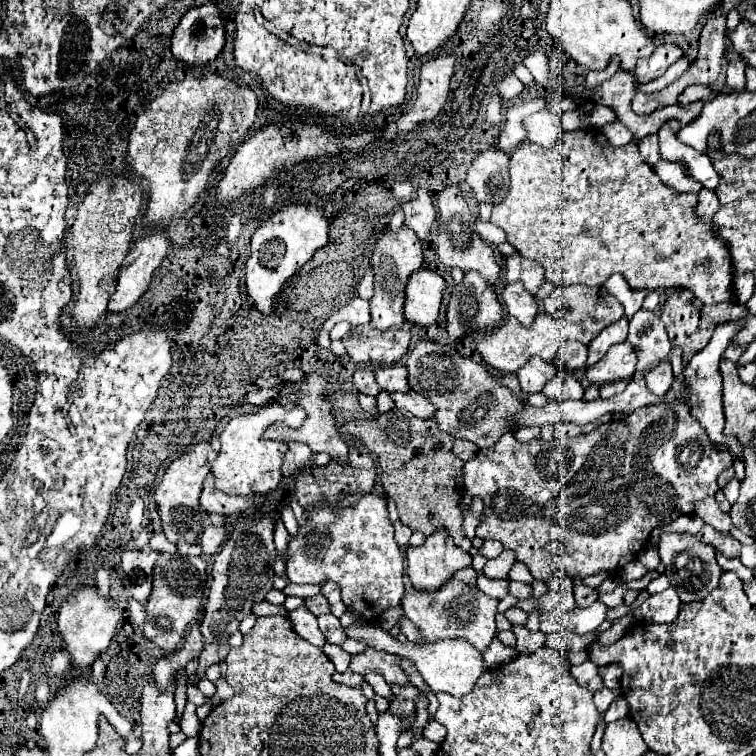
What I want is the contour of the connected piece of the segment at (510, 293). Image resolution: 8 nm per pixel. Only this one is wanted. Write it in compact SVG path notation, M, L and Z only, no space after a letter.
M514 281L502 289L502 301L506 305L508 315L516 317L524 327L530 327L534 317L538 315L538 303L532 293L526 293L524 285Z

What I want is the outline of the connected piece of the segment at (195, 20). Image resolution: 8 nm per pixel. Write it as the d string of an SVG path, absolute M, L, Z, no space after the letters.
M216 3L190 9L172 35L172 53L188 65L206 65L222 51L226 23Z

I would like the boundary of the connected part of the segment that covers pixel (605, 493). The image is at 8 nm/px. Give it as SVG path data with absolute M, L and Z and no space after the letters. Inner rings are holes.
M676 401L672 403L664 403L664 405L650 405L650 407L642 407L634 413L618 413L612 417L610 423L606 425L600 425L596 427L594 431L586 433L586 435L578 435L578 437L566 437L566 439L552 439L552 441L544 441L544 439L532 439L528 443L518 443L514 439L512 433L504 433L490 449L482 449L476 453L474 459L470 459L466 465L464 465L464 485L466 485L466 491L470 491L474 497L482 497L484 501L484 515L486 519L476 527L476 535L482 537L482 539L498 539L504 549L512 549L516 553L516 561L524 563L528 567L528 571L532 573L532 577L536 581L548 581L550 573L554 573L556 569L568 569L572 573L572 577L584 577L584 575L594 575L596 571L600 569L606 569L610 571L610 575L616 571L620 573L620 569L628 563L628 561L634 561L638 557L638 553L644 549L646 541L648 541L648 535L654 527L658 527L664 519L670 517L670 513L674 509L682 509L684 513L688 515L698 515L704 519L704 523L712 525L714 529L722 531L722 533L730 533L730 515L724 513L720 509L720 505L716 503L714 495L718 491L718 475L722 469L730 467L734 463L732 455L730 453L724 453L724 451L716 451L710 443L710 439L706 437L706 429L702 429L702 425L690 415L688 407L686 405L680 405ZM550 539L558 539L566 545L568 553L564 557L558 557L558 555L552 555L548 551L544 551L544 543L548 543Z

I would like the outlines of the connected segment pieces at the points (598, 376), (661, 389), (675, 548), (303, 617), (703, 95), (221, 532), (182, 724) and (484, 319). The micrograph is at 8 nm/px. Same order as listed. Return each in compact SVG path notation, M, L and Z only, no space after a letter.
M618 343L608 349L608 353L592 367L586 367L586 377L590 383L604 385L612 381L630 379L634 375L636 353L628 343Z
M662 361L658 363L654 369L650 369L646 373L646 383L648 383L648 389L656 395L666 395L670 385L674 383L674 375L672 375L672 365L670 361Z
M662 533L658 541L658 553L666 567L664 575L670 579L672 587L678 591L678 597L682 603L702 601L720 581L720 565L716 563L716 555L712 545L706 545L698 541L690 533Z
M298 607L294 611L290 611L290 621L292 621L292 627L294 631L306 639L308 643L316 645L316 647L322 647L326 643L326 639L322 637L322 633L318 631L318 625L316 625L316 617L306 609L306 607Z
M690 85L678 95L678 103L680 103L680 107L686 107L694 101L708 101L710 97L716 97L716 95L718 95L716 91L704 87L704 85Z
M214 525L204 527L202 537L200 537L202 553L204 553L204 555L214 555L214 553L218 553L218 549L222 547L224 541L226 541L226 529L224 529L224 527L214 527Z
M186 701L186 707L178 719L178 727L182 729L184 735L188 737L196 737L200 733L200 721L196 719L196 705Z
M466 271L462 281L452 287L450 301L448 301L448 307L446 307L446 331L448 331L450 339L452 341L462 339L476 329L480 329L480 331L494 329L502 323L502 319L504 319L504 311L498 303L494 289L480 277L480 273Z

